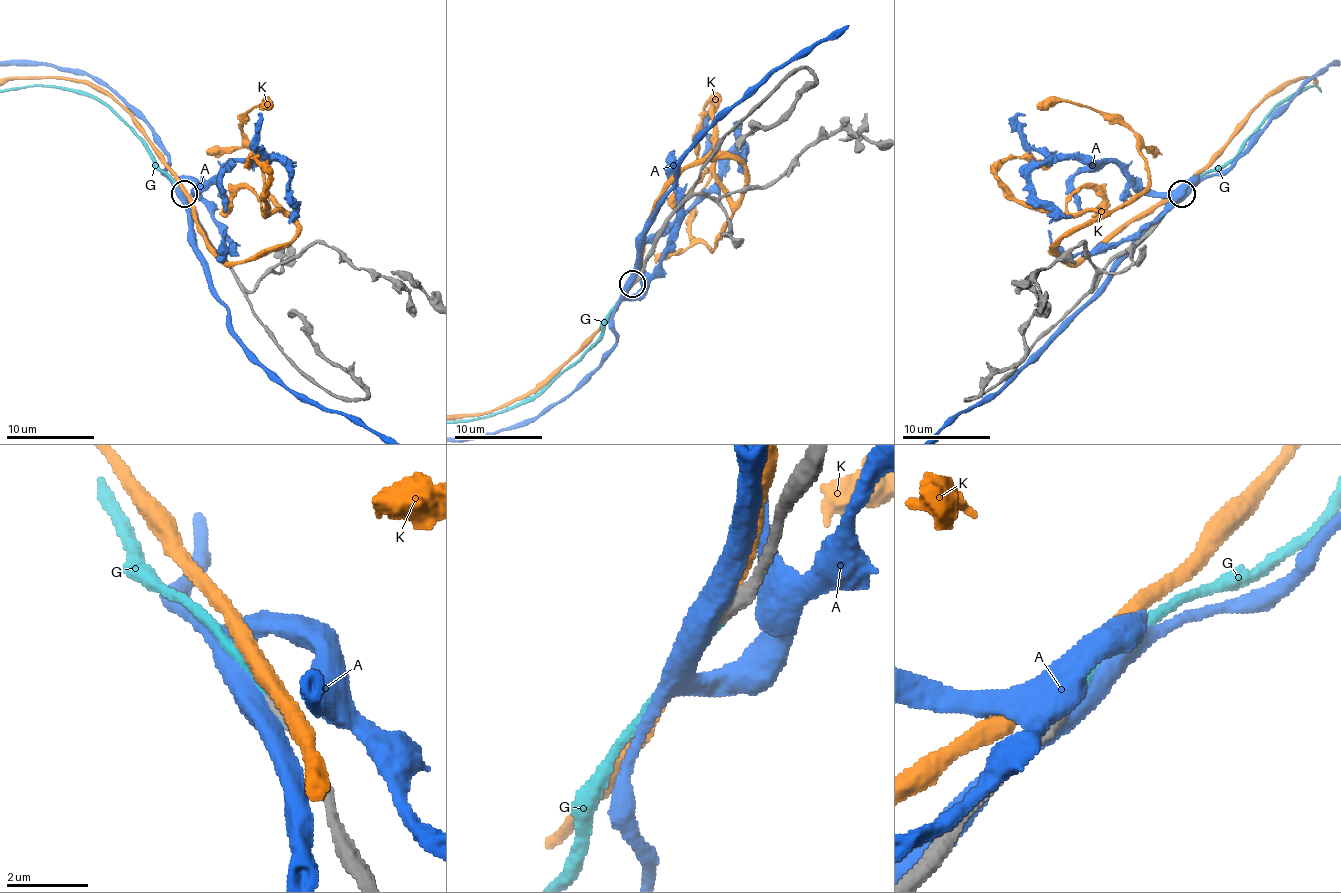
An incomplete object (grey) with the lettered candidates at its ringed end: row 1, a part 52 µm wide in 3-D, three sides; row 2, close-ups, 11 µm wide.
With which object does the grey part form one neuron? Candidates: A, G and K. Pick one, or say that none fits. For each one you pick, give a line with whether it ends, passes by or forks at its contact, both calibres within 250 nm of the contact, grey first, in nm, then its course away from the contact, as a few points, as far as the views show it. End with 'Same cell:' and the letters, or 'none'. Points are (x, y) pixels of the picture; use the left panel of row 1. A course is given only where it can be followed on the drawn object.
G: it ends there; 360 nm thick on the grey side, 240 nm on the other
Same cell: G

